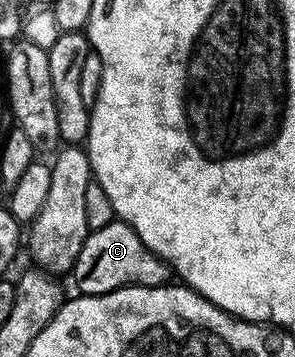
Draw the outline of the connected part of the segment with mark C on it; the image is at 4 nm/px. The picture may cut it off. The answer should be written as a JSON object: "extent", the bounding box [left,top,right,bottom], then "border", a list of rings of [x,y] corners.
{"extent":[73,220,173,295],"border":[[[118,220],[105,224],[105,228],[92,230],[75,261],[73,277],[80,295],[108,294],[122,286],[165,286],[173,271],[133,232],[133,228]]]}

